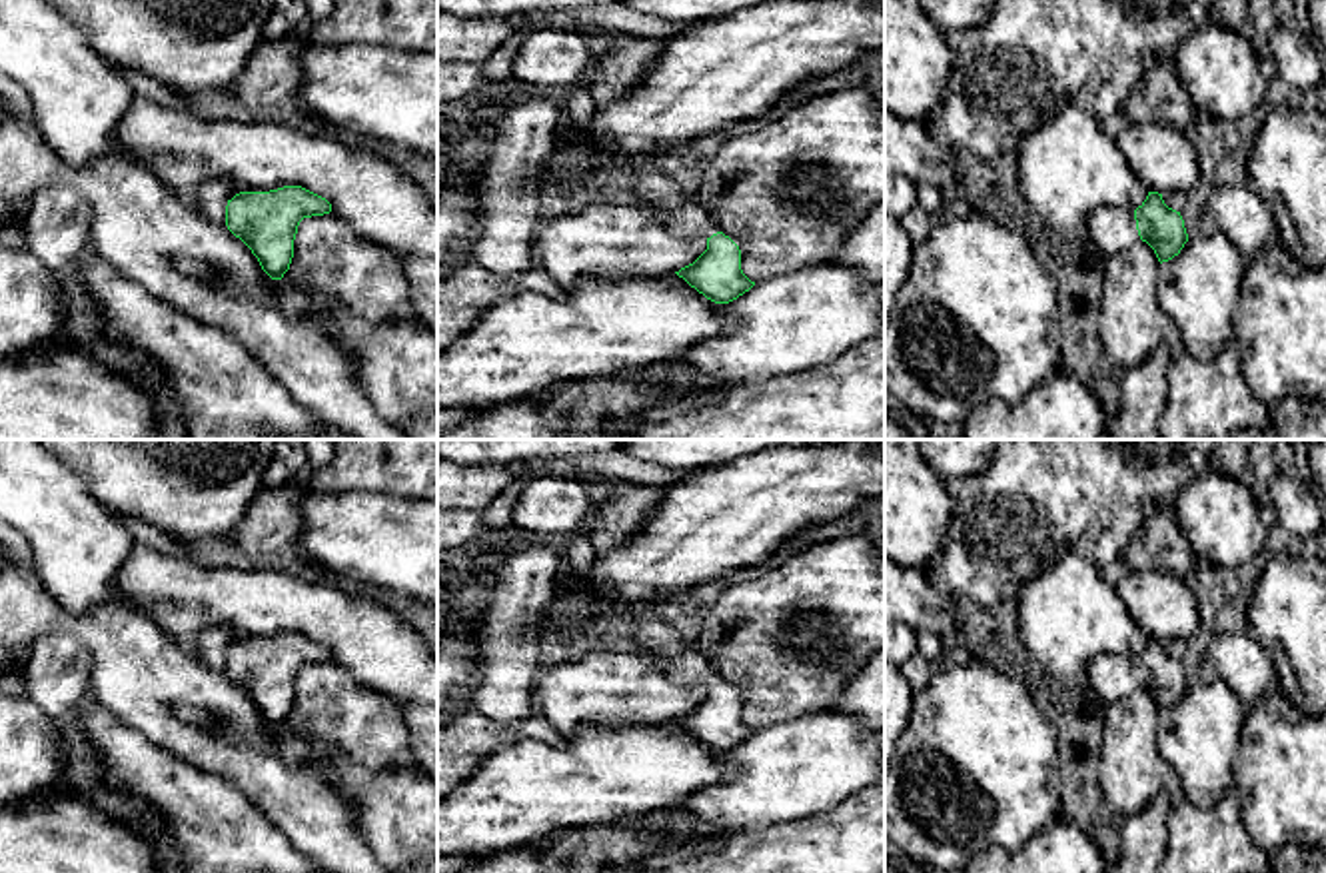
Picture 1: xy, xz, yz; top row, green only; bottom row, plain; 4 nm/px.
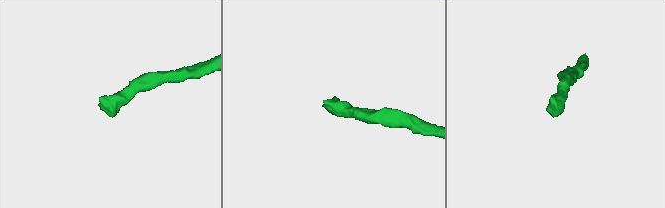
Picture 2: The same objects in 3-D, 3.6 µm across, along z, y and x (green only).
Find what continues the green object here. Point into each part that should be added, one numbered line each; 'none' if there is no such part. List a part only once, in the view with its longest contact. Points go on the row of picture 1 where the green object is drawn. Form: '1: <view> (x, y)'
1: yz (1113, 230)

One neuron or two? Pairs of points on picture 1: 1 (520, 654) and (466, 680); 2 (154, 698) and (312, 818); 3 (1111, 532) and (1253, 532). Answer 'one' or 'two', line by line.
1: two
2: one
3: two

